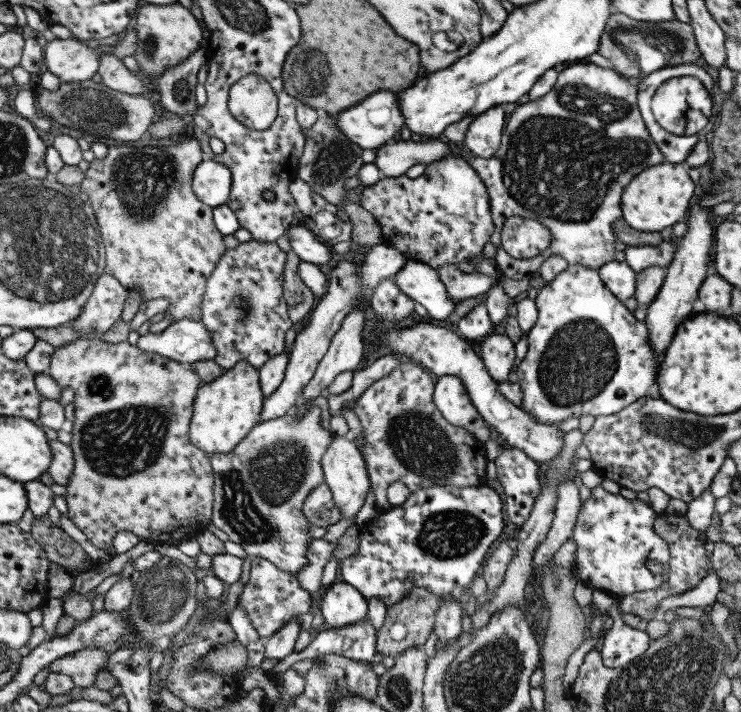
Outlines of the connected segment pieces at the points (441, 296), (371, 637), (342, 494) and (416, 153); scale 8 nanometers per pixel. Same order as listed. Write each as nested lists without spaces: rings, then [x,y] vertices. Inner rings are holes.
[[[408,261],[393,277],[397,289],[424,306],[429,319],[445,319],[457,306],[447,295],[436,270],[425,263]]]
[[[367,617],[357,625],[324,630],[312,637],[312,641],[305,650],[291,653],[265,673],[265,676],[271,672],[285,672],[297,661],[313,660],[325,654],[333,654],[369,665],[376,653],[375,637],[376,632]]]
[[[333,436],[327,449],[323,451],[321,457],[321,472],[323,481],[328,486],[333,504],[341,512],[341,518],[352,518],[357,514],[357,510],[363,506],[365,495],[369,492],[369,478],[365,470],[365,462],[361,458],[358,444],[354,440],[346,440],[341,436]]]
[[[403,136],[379,146],[373,164],[383,177],[395,178],[405,175],[408,168],[419,162],[427,165],[449,153],[448,147],[436,139],[422,142],[415,137]]]

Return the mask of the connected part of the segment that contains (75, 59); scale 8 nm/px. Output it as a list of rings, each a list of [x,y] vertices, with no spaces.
[[[71,37],[47,42],[43,50],[45,68],[60,81],[79,82],[91,79],[100,62],[99,54]]]

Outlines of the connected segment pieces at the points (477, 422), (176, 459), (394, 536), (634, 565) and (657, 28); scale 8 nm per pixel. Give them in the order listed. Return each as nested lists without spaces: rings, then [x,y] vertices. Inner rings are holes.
[[[457,376],[436,377],[432,393],[433,404],[441,416],[455,426],[463,427],[482,443],[489,438],[489,429],[471,404]]]
[[[79,339],[63,346],[53,348],[53,354],[49,356],[49,376],[61,388],[69,387],[73,391],[74,418],[69,426],[71,433],[70,443],[73,453],[73,470],[71,478],[65,486],[66,516],[81,530],[86,539],[96,548],[105,549],[111,546],[111,541],[116,532],[127,530],[135,536],[149,543],[162,543],[177,545],[186,538],[193,537],[200,530],[205,530],[210,523],[211,508],[213,502],[213,471],[210,467],[208,454],[191,444],[188,438],[188,424],[191,418],[193,399],[200,386],[199,377],[189,364],[181,364],[174,360],[159,356],[153,352],[142,351],[136,345],[126,341],[113,344],[99,339]]]
[[[485,484],[479,486],[467,486],[463,488],[453,488],[453,486],[429,486],[429,488],[421,488],[421,490],[415,490],[415,492],[409,493],[405,501],[397,506],[391,506],[389,510],[381,510],[373,525],[368,525],[362,529],[358,538],[359,545],[358,550],[353,555],[343,558],[338,561],[339,567],[339,579],[343,583],[349,584],[354,590],[357,590],[364,599],[368,602],[371,598],[381,601],[381,604],[386,607],[399,603],[403,598],[406,598],[414,588],[423,588],[427,590],[431,595],[435,597],[445,597],[451,595],[453,588],[469,587],[475,575],[479,575],[480,568],[482,567],[483,560],[485,560],[485,554],[489,550],[492,542],[497,540],[501,531],[503,531],[504,515],[501,512],[501,498]]]
[[[601,485],[590,490],[587,500],[575,518],[571,538],[576,544],[575,561],[570,572],[576,580],[591,590],[611,595],[629,595],[654,590],[666,582],[665,565],[669,560],[668,544],[653,532],[653,521],[659,517],[645,501],[636,497],[628,500],[619,493],[606,492]],[[653,560],[661,566],[659,574],[651,574],[646,562]]]
[[[615,12],[605,22],[597,52],[607,58],[621,76],[627,76],[629,70],[631,74],[641,72],[642,77],[665,67],[691,63],[701,56],[691,25],[675,18],[669,22],[638,21]]]

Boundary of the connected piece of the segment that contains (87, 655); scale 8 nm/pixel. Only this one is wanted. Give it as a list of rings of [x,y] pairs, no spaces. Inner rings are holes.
[[[86,648],[53,660],[47,668],[49,673],[69,676],[74,687],[89,688],[97,671],[108,666],[110,654],[101,648]]]

